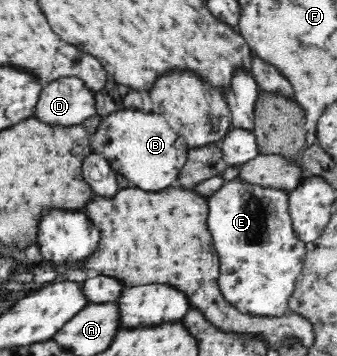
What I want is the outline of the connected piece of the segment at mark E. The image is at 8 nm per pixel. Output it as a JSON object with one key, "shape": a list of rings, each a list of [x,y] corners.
{"shape":[[[236,179],[221,186],[207,200],[211,209],[208,228],[221,257],[221,277],[218,284],[225,299],[237,309],[255,315],[280,315],[291,311],[288,301],[302,274],[306,245],[300,244],[293,233],[289,191],[278,187],[241,185]]]}

